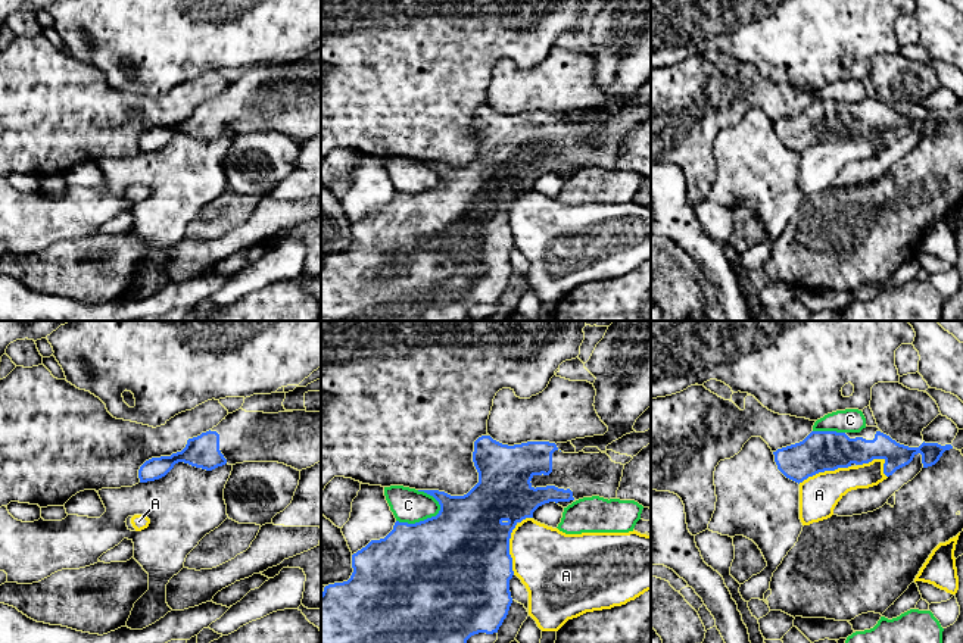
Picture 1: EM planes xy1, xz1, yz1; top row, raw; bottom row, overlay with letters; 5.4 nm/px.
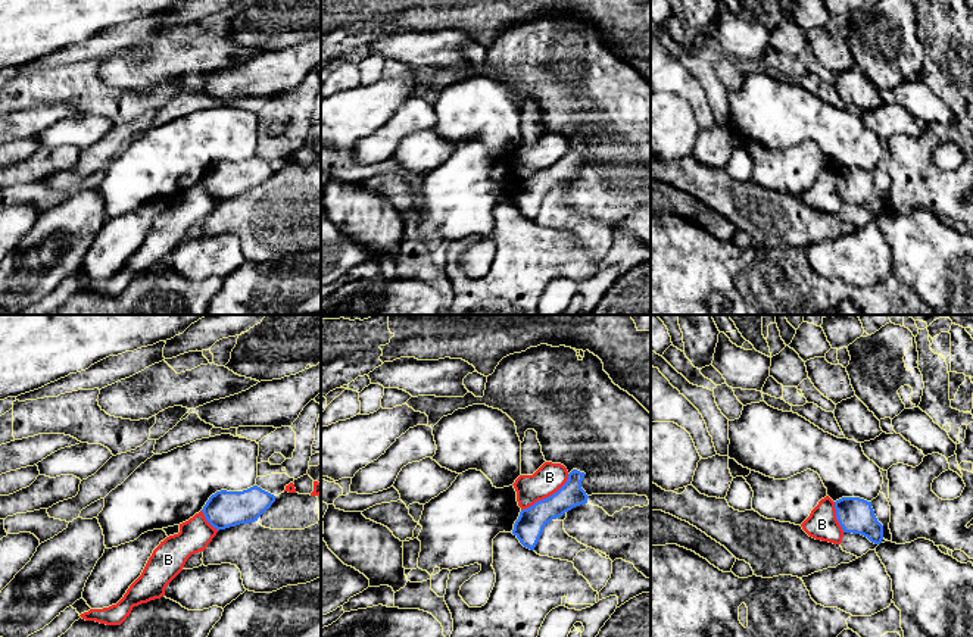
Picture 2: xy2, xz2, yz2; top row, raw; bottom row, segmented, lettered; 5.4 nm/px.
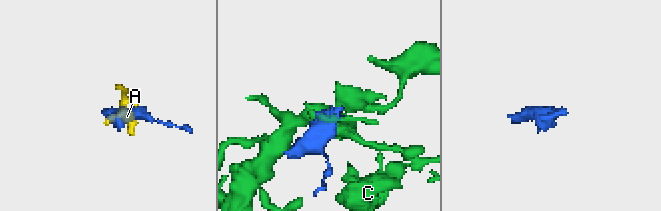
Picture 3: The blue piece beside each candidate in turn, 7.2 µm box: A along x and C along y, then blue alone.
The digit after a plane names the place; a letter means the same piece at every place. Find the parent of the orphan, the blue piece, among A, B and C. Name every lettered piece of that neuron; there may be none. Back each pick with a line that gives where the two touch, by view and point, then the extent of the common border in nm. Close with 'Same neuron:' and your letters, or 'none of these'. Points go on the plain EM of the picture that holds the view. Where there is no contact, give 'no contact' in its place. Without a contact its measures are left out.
Same neuron: none of these

